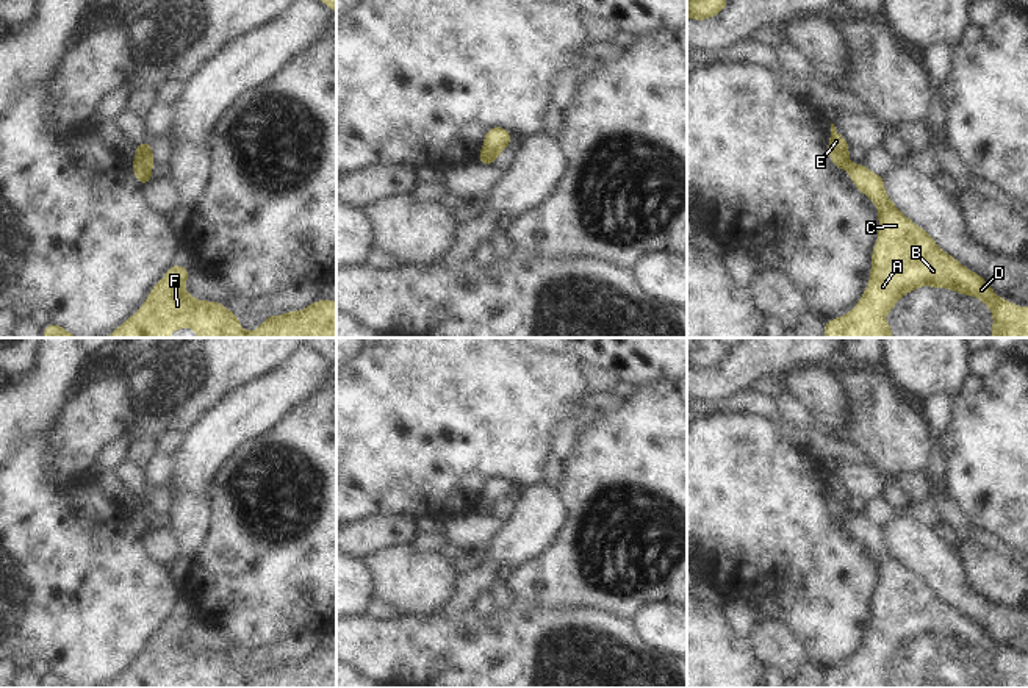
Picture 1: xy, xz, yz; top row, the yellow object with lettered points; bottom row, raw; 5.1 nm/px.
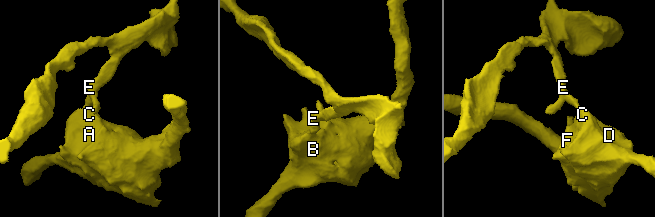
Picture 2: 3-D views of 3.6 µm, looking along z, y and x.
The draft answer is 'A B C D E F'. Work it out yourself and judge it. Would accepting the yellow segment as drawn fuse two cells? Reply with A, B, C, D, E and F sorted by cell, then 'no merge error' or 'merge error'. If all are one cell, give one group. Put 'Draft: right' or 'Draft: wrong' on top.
Draft: wrong
A B C D F / E; merge error

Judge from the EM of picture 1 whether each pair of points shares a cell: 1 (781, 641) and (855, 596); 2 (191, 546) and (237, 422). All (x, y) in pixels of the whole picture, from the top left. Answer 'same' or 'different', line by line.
1: different
2: same

